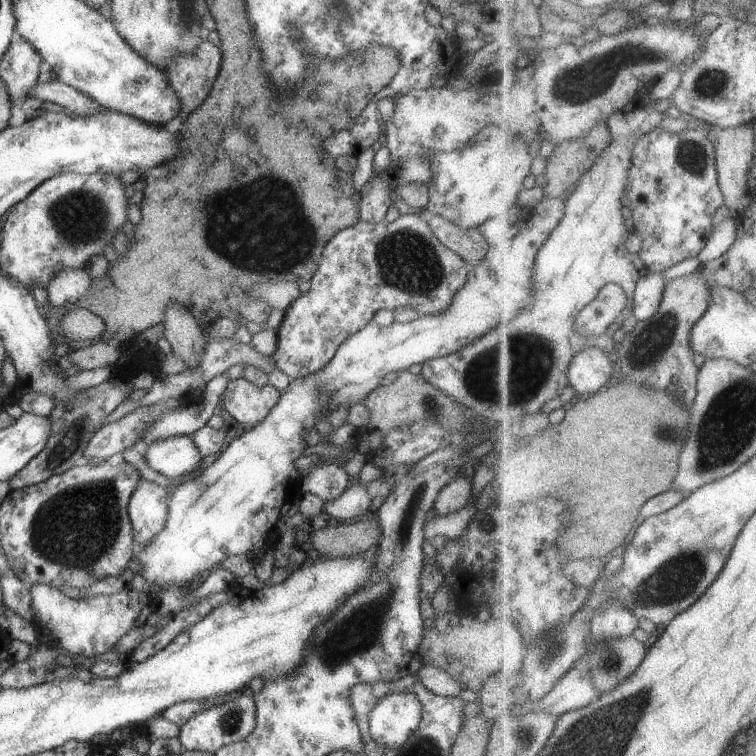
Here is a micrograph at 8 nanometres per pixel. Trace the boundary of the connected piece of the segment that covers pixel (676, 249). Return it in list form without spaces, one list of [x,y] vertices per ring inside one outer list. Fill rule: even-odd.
[[[687,128],[682,132],[671,133],[666,129],[653,130],[646,134],[633,151],[633,168],[629,173],[629,186],[625,196],[633,211],[635,232],[643,240],[639,256],[651,273],[664,275],[672,266],[684,260],[696,260],[708,247],[712,239],[714,216],[727,204],[721,188],[719,165],[717,164],[716,144],[705,130]]]

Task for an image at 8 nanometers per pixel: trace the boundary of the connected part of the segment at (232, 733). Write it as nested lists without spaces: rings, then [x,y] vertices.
[[[250,692],[236,696],[234,700],[226,700],[224,704],[210,706],[197,713],[179,728],[177,740],[186,751],[209,752],[215,754],[228,744],[239,743],[249,736],[255,728],[255,703]]]

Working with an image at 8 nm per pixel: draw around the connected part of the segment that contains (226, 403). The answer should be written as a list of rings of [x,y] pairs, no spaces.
[[[243,377],[230,380],[220,401],[225,416],[239,429],[259,424],[279,402],[281,393],[274,386],[256,387]]]

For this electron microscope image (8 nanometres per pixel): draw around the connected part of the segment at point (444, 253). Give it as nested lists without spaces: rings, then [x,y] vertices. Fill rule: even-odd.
[[[404,214],[394,222],[359,221],[355,226],[338,232],[326,245],[321,262],[310,280],[310,290],[302,293],[285,310],[277,329],[277,348],[271,357],[274,366],[291,381],[306,379],[325,368],[338,348],[354,333],[372,322],[381,309],[394,311],[402,306],[425,316],[440,315],[451,306],[453,297],[468,281],[471,270],[460,256],[445,248],[430,231],[419,214]]]

